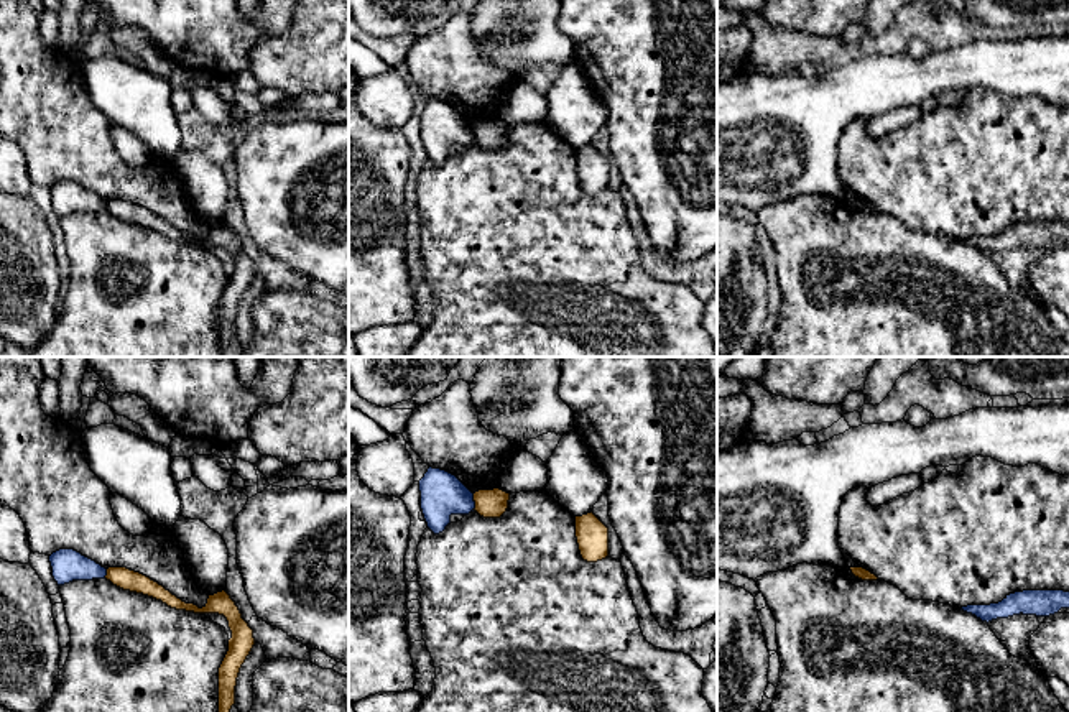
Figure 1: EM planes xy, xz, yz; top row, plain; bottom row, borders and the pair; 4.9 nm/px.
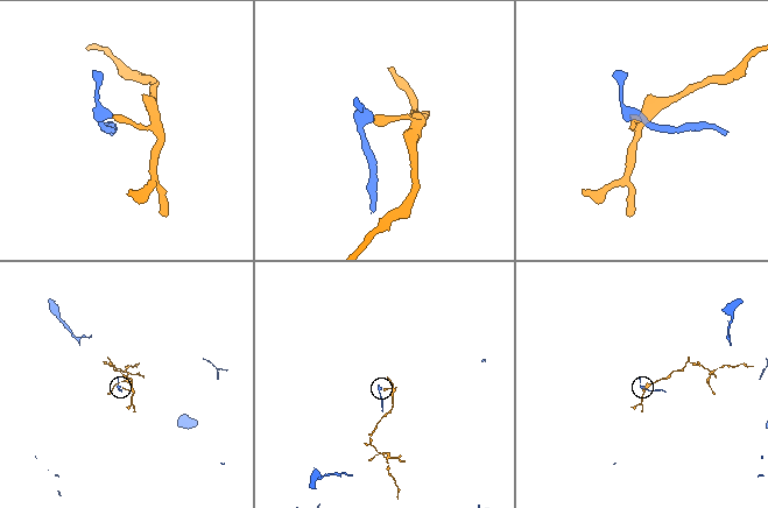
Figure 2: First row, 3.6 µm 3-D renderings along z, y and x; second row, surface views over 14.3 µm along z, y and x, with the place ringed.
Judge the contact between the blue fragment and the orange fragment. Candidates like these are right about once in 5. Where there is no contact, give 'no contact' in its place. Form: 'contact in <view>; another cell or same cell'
contact in xz; another cell

